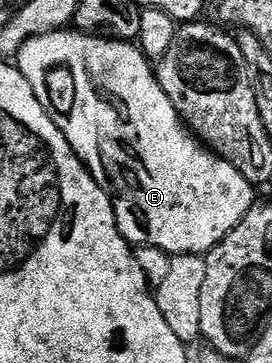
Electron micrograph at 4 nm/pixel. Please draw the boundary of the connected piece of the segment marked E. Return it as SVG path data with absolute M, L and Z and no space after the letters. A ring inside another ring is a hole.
M67 27L58 29L55 33L45 33L39 37L28 39L28 43L24 43L22 50L16 55L16 67L22 72L24 79L28 79L32 91L36 91L36 99L40 99L44 111L48 111L52 123L56 123L56 127L60 127L64 139L68 139L74 154L82 160L87 171L94 176L102 190L109 195L116 215L118 230L126 236L126 240L130 242L131 246L160 247L160 251L171 255L211 253L242 222L244 215L248 215L248 211L256 203L256 197L254 197L256 186L248 179L244 179L244 175L240 175L240 171L236 171L236 167L232 167L232 163L228 163L223 157L211 151L190 132L186 122L176 111L176 107L172 107L172 99L168 99L168 95L164 95L155 70L152 68L151 59L142 52L137 44L128 41L111 41L108 37L96 37L93 33L79 33L73 28Z

